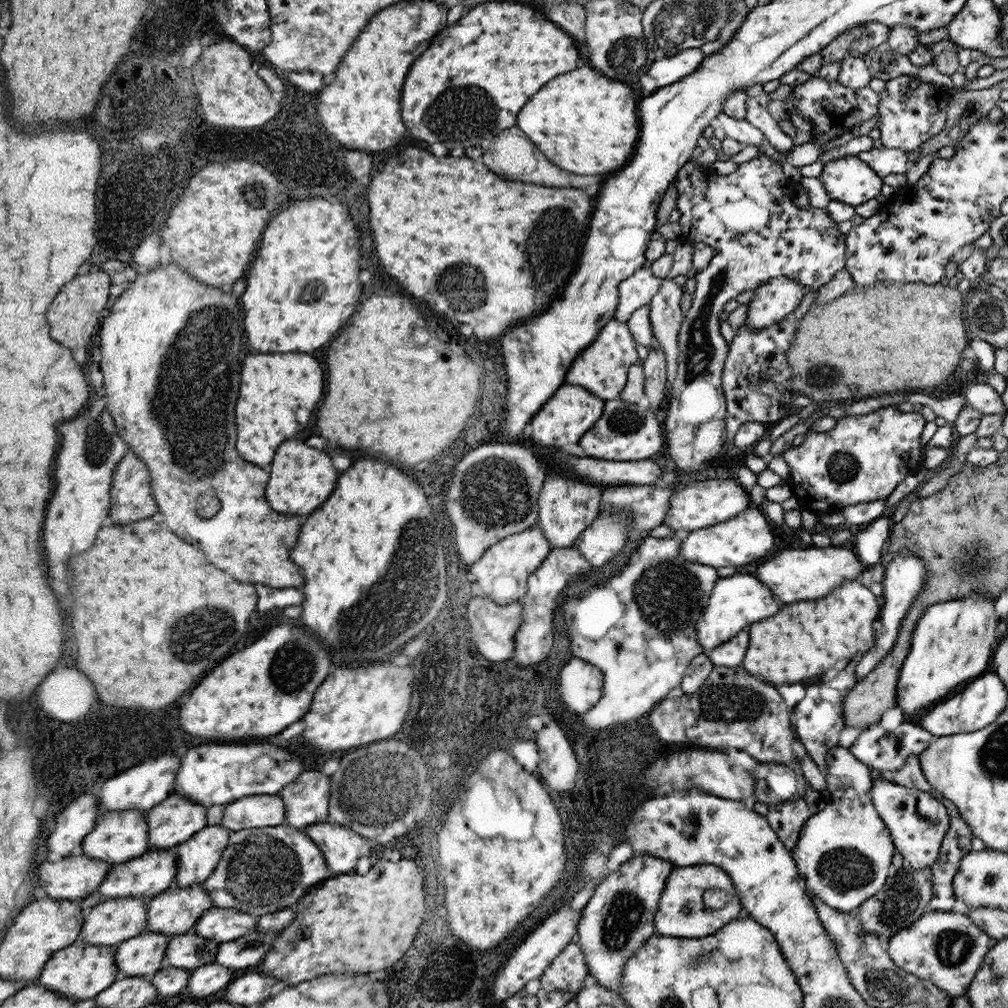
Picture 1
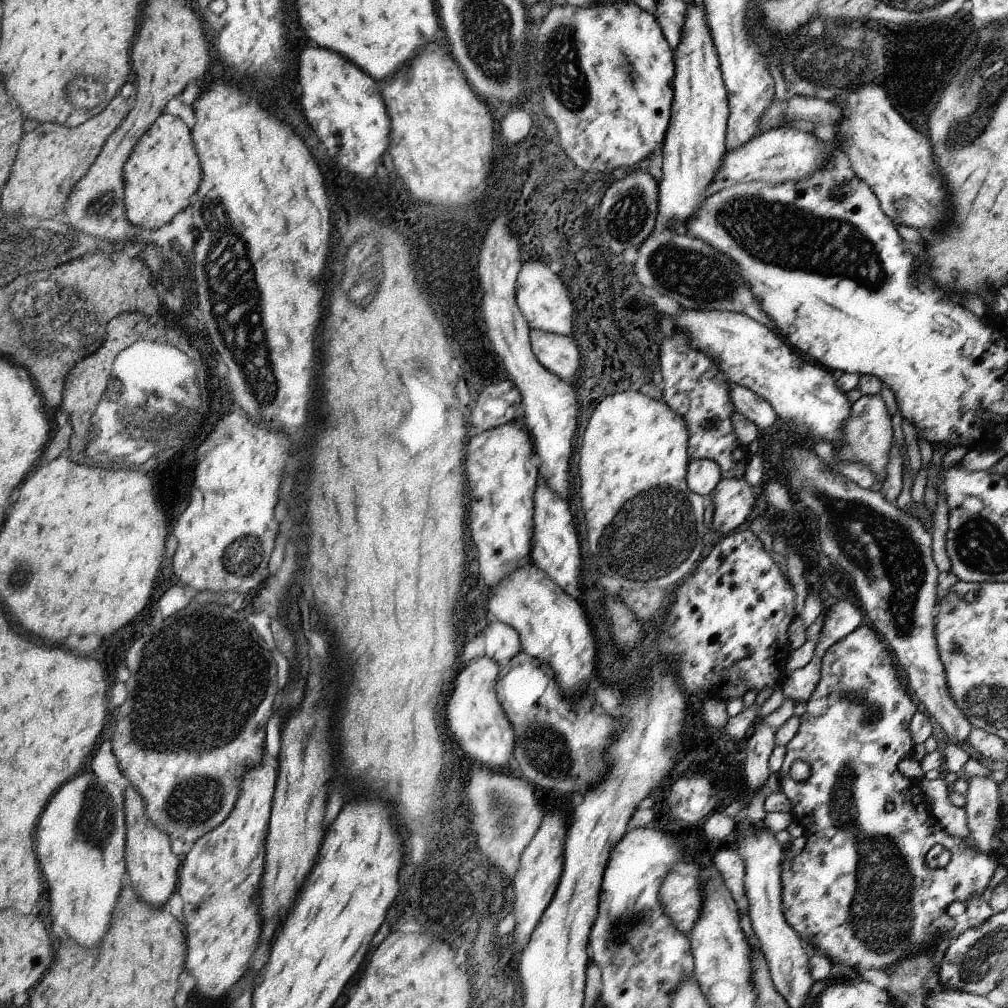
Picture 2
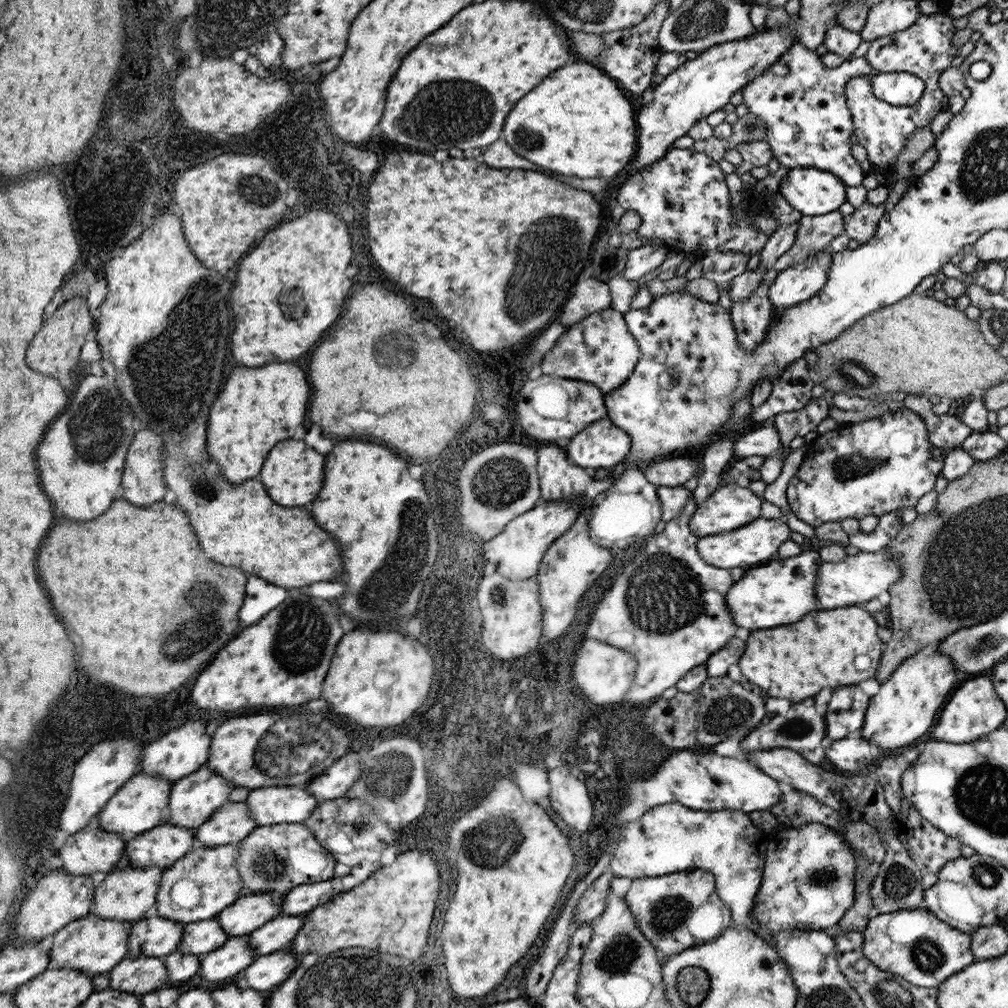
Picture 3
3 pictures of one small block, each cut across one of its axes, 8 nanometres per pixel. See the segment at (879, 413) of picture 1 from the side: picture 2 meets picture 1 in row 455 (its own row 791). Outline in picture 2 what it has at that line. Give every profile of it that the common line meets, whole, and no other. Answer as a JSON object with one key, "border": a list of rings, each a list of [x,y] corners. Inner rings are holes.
{"border":[[[859,626],[857,630],[853,630],[851,634],[847,634],[845,638],[841,638],[839,642],[835,642],[831,648],[825,650],[821,662],[819,662],[821,670],[819,670],[819,680],[811,692],[811,696],[807,698],[807,706],[805,712],[801,714],[801,724],[795,732],[795,736],[785,744],[785,758],[783,764],[779,768],[779,784],[781,784],[781,792],[783,796],[793,804],[793,820],[805,830],[805,848],[801,854],[797,854],[795,858],[791,858],[791,862],[781,862],[781,910],[783,910],[783,918],[785,924],[801,938],[801,942],[813,942],[815,950],[829,956],[833,962],[839,962],[841,968],[845,970],[847,978],[855,978],[859,980],[859,974],[865,970],[879,970],[885,968],[889,964],[893,964],[895,960],[899,960],[901,956],[917,950],[917,946],[921,944],[929,944],[933,940],[939,940],[941,936],[949,942],[949,932],[955,926],[955,920],[947,916],[947,908],[953,902],[963,902],[969,900],[969,896],[975,894],[983,894],[983,888],[991,882],[991,876],[997,868],[997,860],[991,854],[981,854],[977,852],[977,848],[969,846],[963,838],[959,836],[951,836],[945,830],[939,828],[939,824],[935,822],[935,818],[931,816],[931,808],[927,806],[927,798],[921,794],[919,790],[919,780],[911,780],[905,774],[901,774],[897,770],[897,764],[901,760],[911,760],[913,758],[913,740],[911,740],[911,732],[909,732],[909,722],[913,718],[913,714],[917,714],[917,706],[913,704],[915,700],[911,700],[907,686],[901,684],[901,680],[897,678],[897,662],[895,658],[891,658],[891,654],[885,650],[885,646],[881,644],[881,640],[877,638],[877,634],[865,626]],[[847,690],[861,690],[863,692],[863,700],[859,702],[847,702],[847,700],[839,700],[843,692]],[[795,760],[803,760],[811,766],[811,774],[803,784],[795,782],[795,776],[791,774],[791,764]],[[939,844],[941,848],[945,848],[949,852],[949,862],[943,868],[927,868],[925,864],[925,854],[931,850],[931,846]]]}

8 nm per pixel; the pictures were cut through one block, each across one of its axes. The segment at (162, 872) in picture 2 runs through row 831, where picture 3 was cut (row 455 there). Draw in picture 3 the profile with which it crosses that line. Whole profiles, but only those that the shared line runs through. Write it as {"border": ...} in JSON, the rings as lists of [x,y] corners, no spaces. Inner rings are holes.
{"border":[[[137,428],[137,436],[131,442],[129,456],[125,456],[125,476],[121,480],[123,500],[133,506],[151,506],[163,498],[163,458],[161,444],[155,432]]]}

